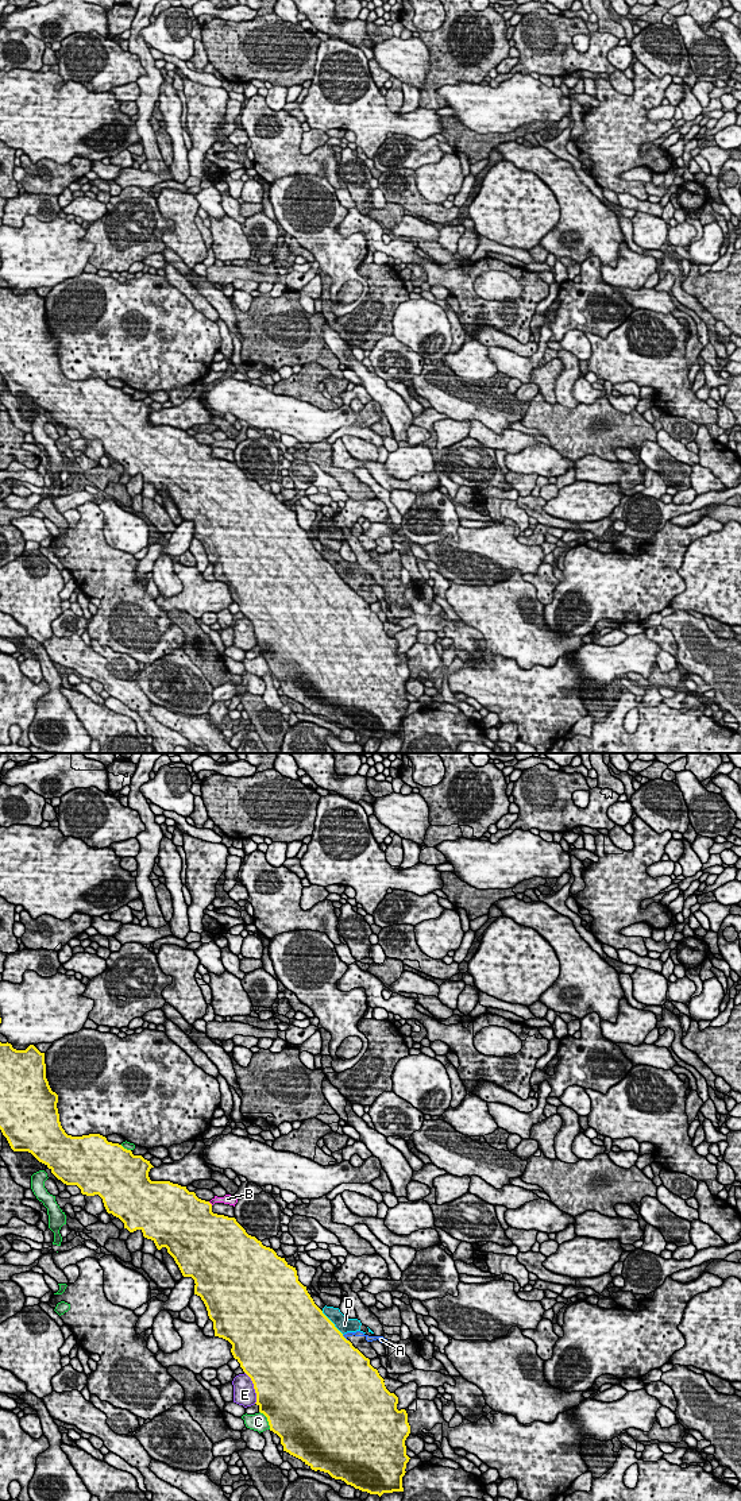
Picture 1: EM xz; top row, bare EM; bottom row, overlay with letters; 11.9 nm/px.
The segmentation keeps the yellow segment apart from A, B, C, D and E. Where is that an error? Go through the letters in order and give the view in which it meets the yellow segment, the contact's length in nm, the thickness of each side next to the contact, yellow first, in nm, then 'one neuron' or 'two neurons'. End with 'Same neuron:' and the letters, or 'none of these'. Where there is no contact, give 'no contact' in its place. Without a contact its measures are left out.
A: meets yellow in xz; contact 110 nm long; 500 nm thick on the yellow side, 60 nm on the other; two neurons
B: meets yellow in xz; contact 70 nm long; 460 nm thick on the yellow side, 120 nm on the other; two neurons
C: meets yellow in xz; contact 260 nm long; 500 nm thick on the yellow side, 220 nm on the other; two neurons
D: meets yellow in xz; contact 380 nm long; 500 nm thick on the yellow side, 190 nm on the other; two neurons
E: meets yellow in xz; contact 400 nm long; 500 nm thick on the yellow side, 260 nm on the other; two neurons
Same neuron: none of these

